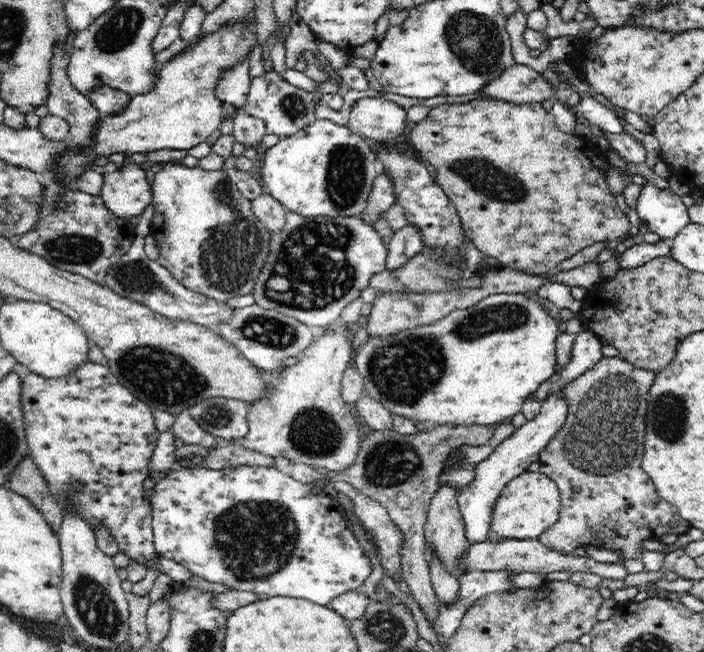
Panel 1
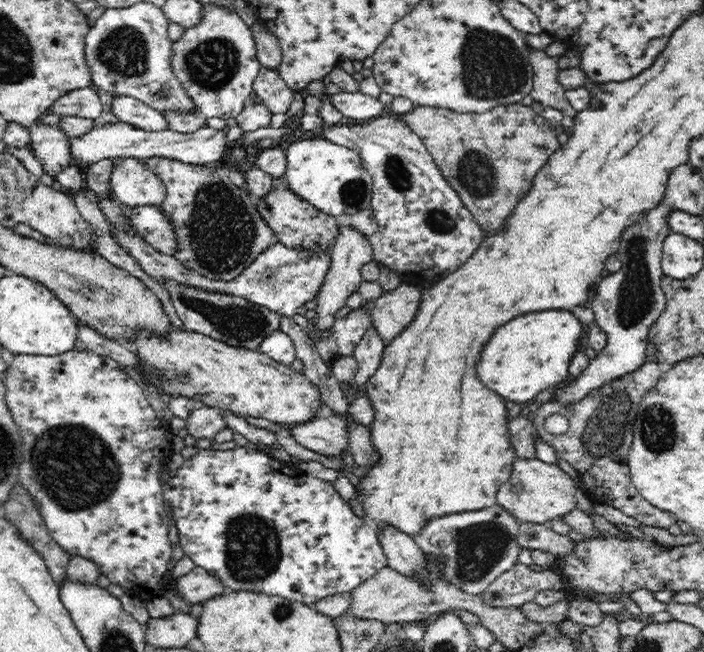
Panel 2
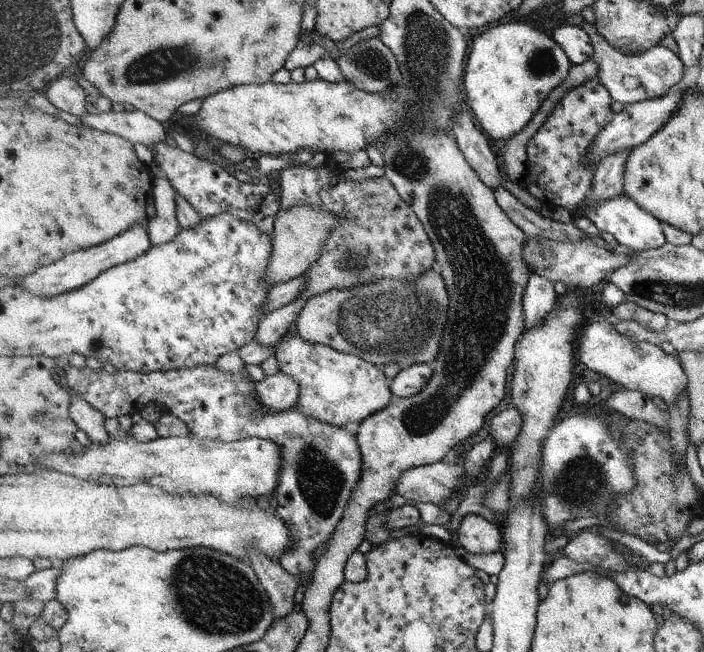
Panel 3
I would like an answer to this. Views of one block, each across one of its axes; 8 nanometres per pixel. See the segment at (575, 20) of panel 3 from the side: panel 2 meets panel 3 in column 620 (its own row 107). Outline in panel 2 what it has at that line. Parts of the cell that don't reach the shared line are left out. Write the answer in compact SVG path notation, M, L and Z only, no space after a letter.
M88 86L66 92L60 96L54 104L52 111L60 116L81 116L82 118L94 119L102 113L102 96L98 96L96 90Z

